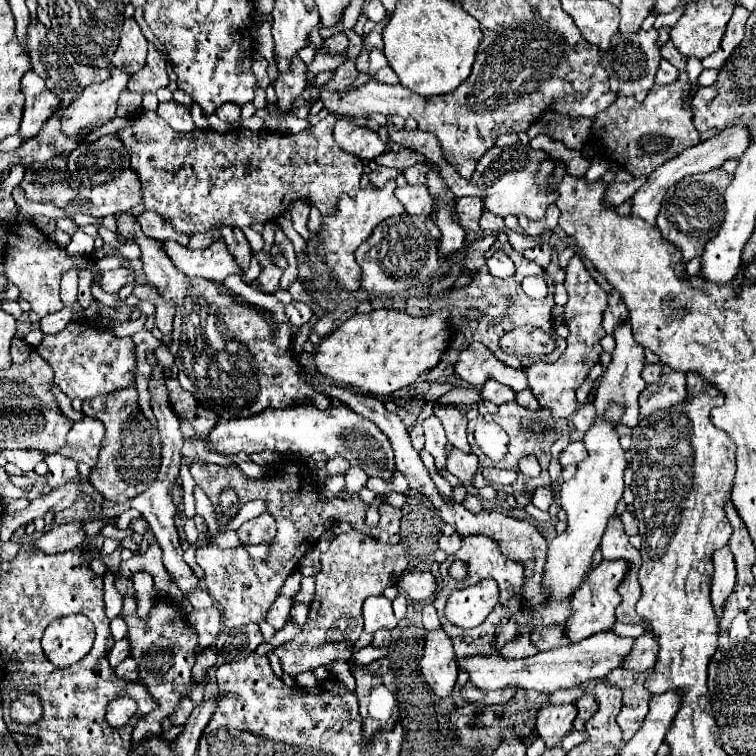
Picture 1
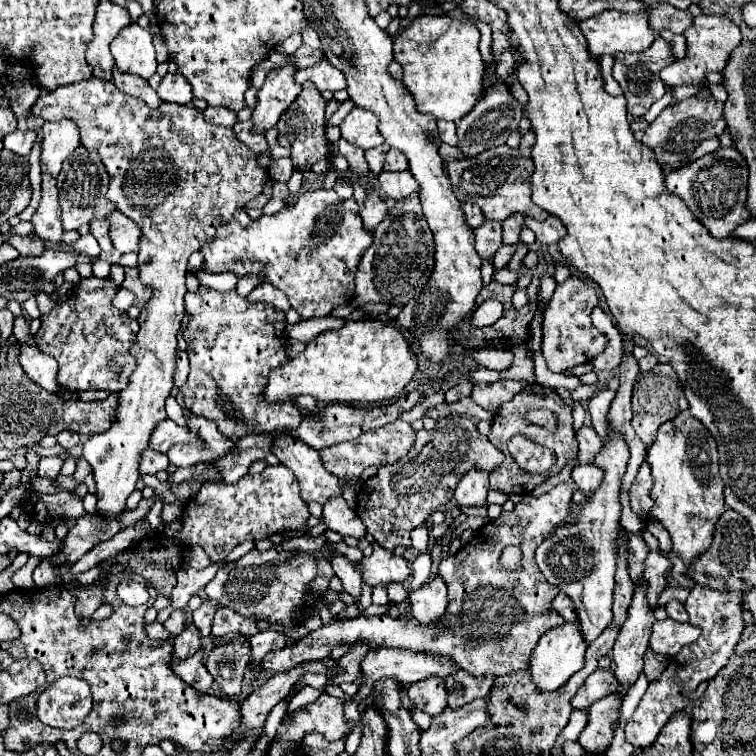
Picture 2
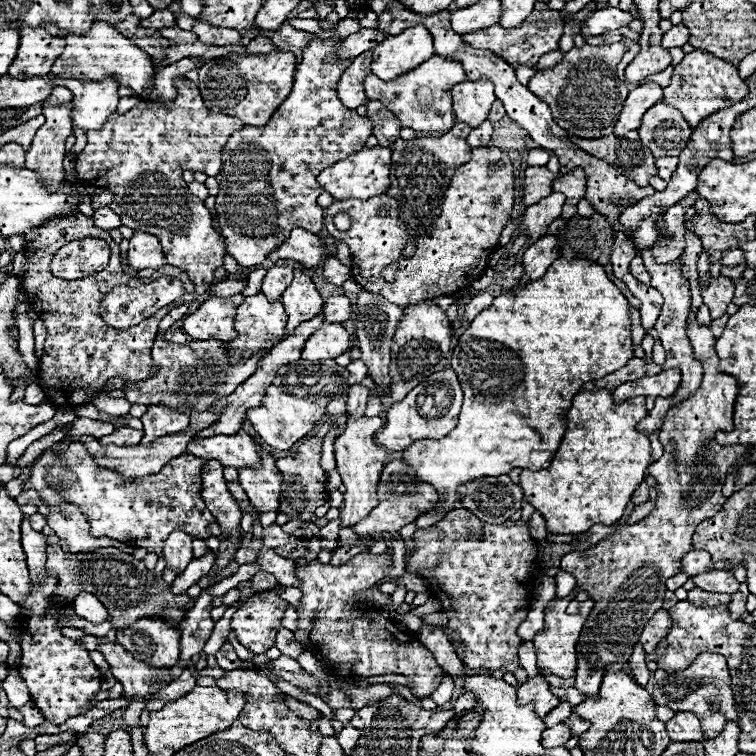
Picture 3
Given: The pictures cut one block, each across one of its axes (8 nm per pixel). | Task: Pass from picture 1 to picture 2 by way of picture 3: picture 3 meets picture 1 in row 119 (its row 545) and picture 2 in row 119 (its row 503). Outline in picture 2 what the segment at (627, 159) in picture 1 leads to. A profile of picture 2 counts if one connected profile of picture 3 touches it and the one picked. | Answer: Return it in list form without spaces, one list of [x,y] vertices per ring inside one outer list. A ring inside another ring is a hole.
[[[688,98],[682,102],[676,102],[674,106],[668,106],[662,110],[662,114],[646,128],[642,142],[650,148],[654,148],[656,158],[660,164],[672,166],[678,170],[682,166],[682,160],[686,160],[702,140],[720,136],[726,130],[726,120],[724,120],[724,110],[722,102],[716,100],[698,100],[698,98]]]

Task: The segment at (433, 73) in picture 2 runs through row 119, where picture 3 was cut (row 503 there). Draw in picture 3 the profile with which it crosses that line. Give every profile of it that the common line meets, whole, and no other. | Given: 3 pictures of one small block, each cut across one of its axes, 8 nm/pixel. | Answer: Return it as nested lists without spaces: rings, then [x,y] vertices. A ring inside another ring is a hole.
[[[558,258],[550,268],[548,272],[536,280],[536,282],[530,282],[528,286],[520,288],[520,290],[510,290],[510,292],[504,292],[500,296],[494,298],[492,306],[484,312],[480,312],[472,322],[470,326],[466,328],[466,332],[458,338],[458,344],[452,352],[452,358],[450,358],[450,364],[460,380],[460,386],[464,390],[464,404],[462,404],[462,412],[460,412],[460,418],[458,418],[458,424],[454,430],[448,432],[448,436],[440,438],[440,440],[420,440],[420,442],[414,442],[412,446],[408,446],[406,450],[402,450],[402,460],[416,472],[416,476],[422,480],[422,482],[428,482],[434,486],[434,490],[438,492],[440,500],[444,500],[444,510],[454,510],[456,506],[460,506],[460,486],[466,484],[466,482],[472,482],[472,480],[478,480],[478,478],[486,478],[486,476],[502,476],[502,474],[508,474],[512,468],[530,468],[530,470],[540,470],[544,466],[550,464],[552,460],[552,454],[558,450],[558,444],[560,444],[560,438],[564,434],[564,422],[562,422],[562,414],[564,410],[568,410],[572,398],[580,392],[582,384],[584,382],[592,382],[596,378],[602,378],[604,374],[610,374],[612,370],[618,370],[620,366],[624,366],[624,362],[628,362],[628,358],[634,356],[634,350],[632,350],[632,338],[630,338],[630,316],[628,316],[628,300],[624,298],[624,294],[616,288],[616,284],[606,276],[604,268],[602,266],[596,266],[594,262],[584,262],[584,260],[566,260],[566,258]]]

